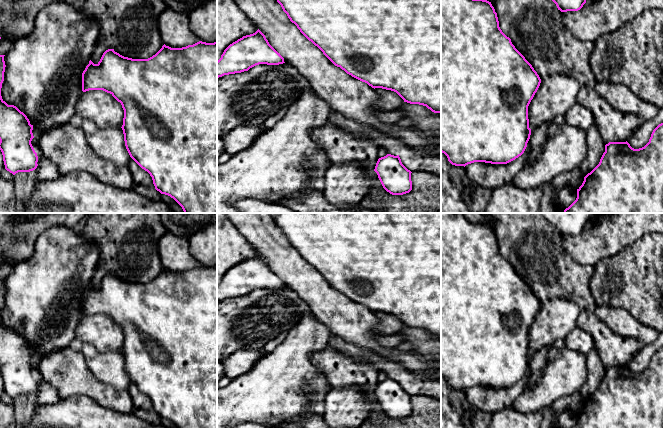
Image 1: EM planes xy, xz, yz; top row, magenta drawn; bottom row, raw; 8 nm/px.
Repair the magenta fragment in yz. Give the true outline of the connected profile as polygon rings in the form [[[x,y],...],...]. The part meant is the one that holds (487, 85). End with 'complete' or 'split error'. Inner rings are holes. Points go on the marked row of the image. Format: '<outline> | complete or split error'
[[[441,0],[441,152],[455,166],[466,166],[474,162],[507,164],[521,156],[530,139],[528,106],[537,92],[541,79],[532,65],[515,48],[511,39],[499,27],[497,13],[487,0]]] | complete

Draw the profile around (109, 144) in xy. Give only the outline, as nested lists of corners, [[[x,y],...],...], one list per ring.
[[[83,119],[81,128],[89,145],[99,157],[117,166],[128,167],[131,157],[125,146],[122,128],[100,129],[87,119]]]

